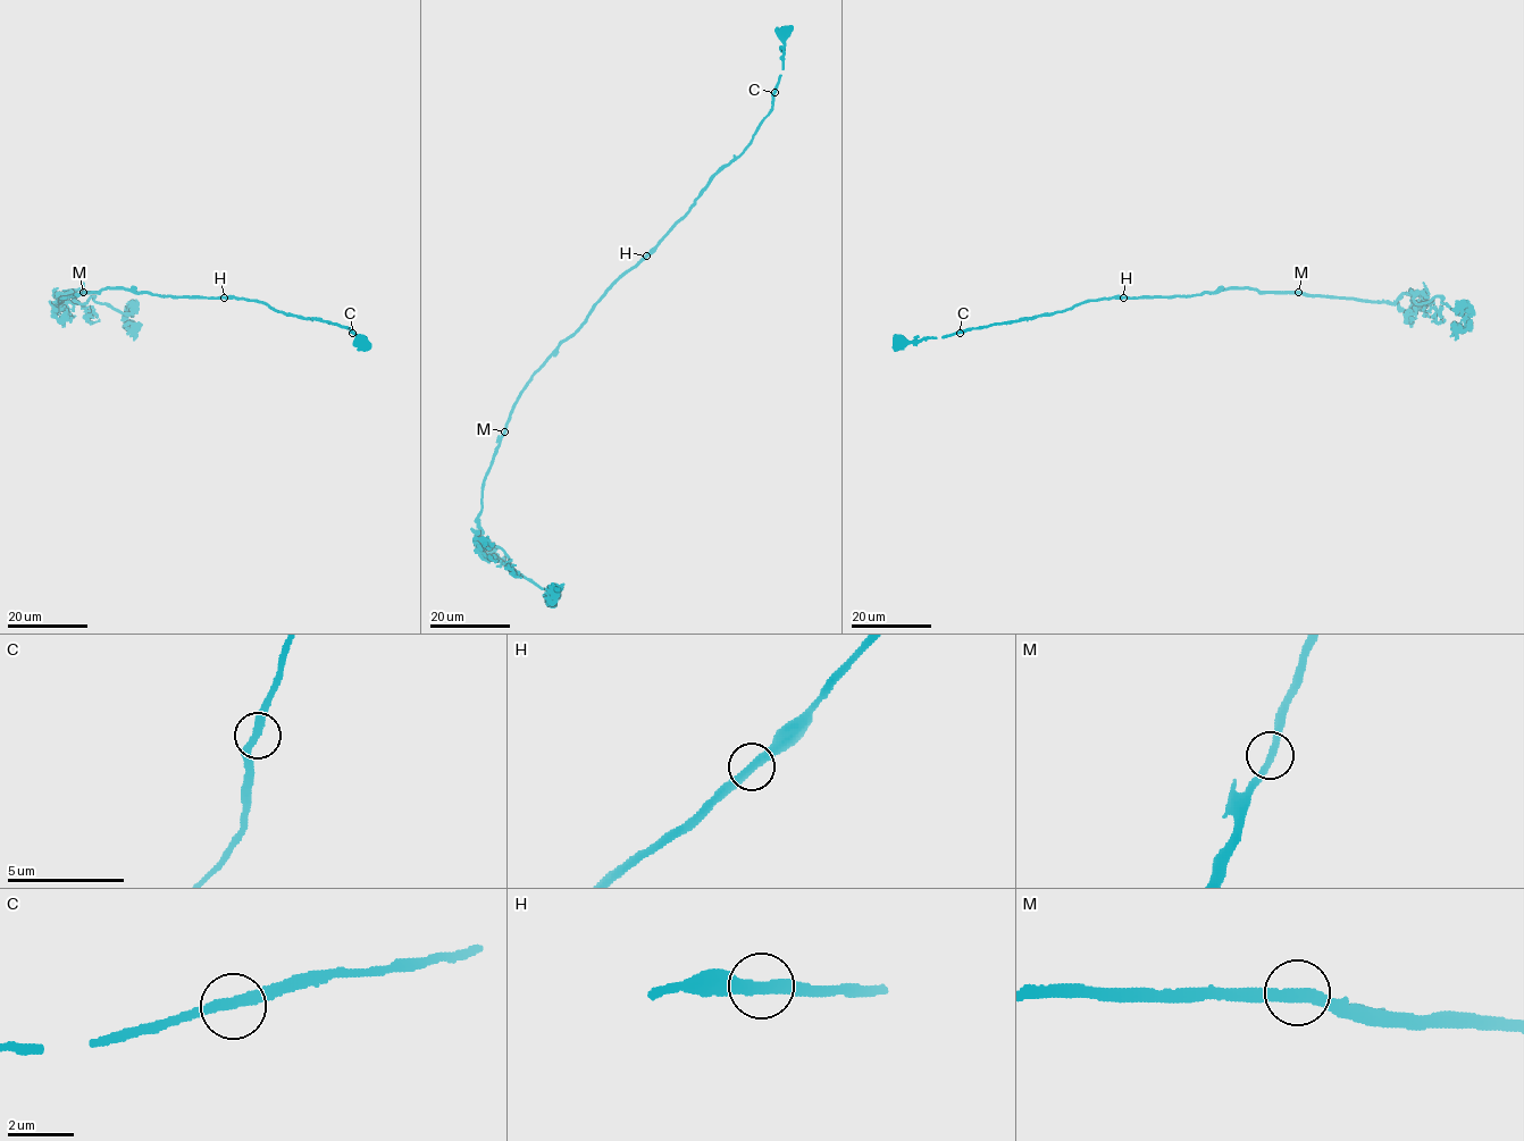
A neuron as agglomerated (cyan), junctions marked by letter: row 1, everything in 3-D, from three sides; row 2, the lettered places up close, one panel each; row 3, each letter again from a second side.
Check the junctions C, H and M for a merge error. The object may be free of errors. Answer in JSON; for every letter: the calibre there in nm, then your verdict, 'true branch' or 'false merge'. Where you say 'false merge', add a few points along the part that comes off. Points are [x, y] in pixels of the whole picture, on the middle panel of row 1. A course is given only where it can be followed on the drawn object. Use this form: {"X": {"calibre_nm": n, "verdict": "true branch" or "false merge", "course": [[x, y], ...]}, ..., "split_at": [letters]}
{"C": {"calibre_nm": 340, "verdict": "true branch"}, "H": {"calibre_nm": 340, "verdict": "true branch"}, "M": {"calibre_nm": 320, "verdict": "true branch"}, "split_at": []}

